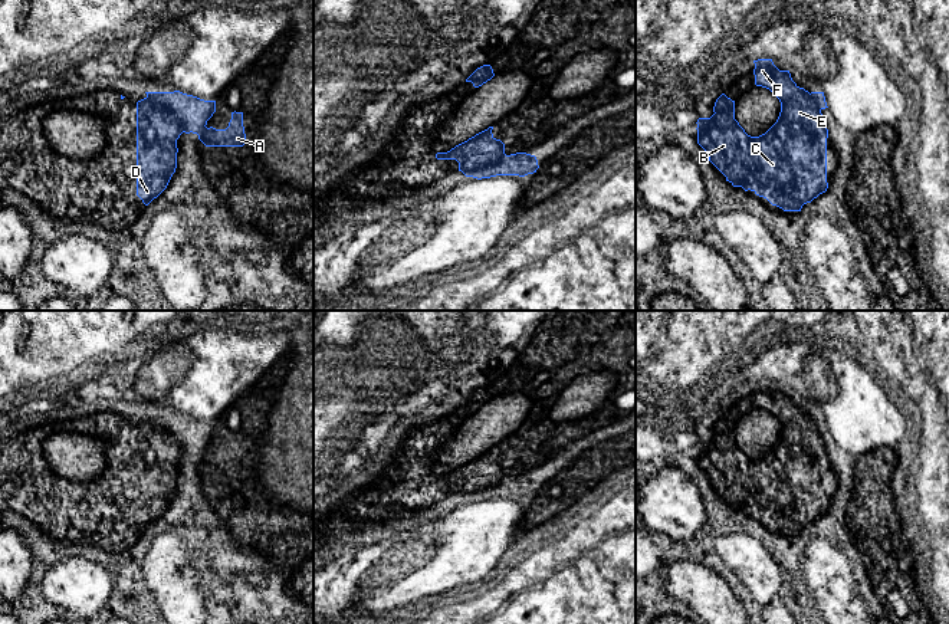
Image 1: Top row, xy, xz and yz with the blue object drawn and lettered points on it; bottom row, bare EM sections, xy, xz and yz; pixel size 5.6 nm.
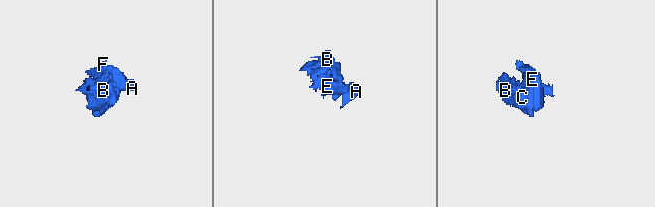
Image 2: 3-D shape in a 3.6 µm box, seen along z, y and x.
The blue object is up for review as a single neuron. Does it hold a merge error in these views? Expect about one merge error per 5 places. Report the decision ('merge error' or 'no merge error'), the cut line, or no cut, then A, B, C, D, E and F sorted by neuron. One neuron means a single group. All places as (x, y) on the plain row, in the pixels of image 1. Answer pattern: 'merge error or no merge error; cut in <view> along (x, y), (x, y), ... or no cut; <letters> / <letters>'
merge error; cut in xy along (147, 419), (164, 427), (174, 437), (183, 453); A / B C D E F

